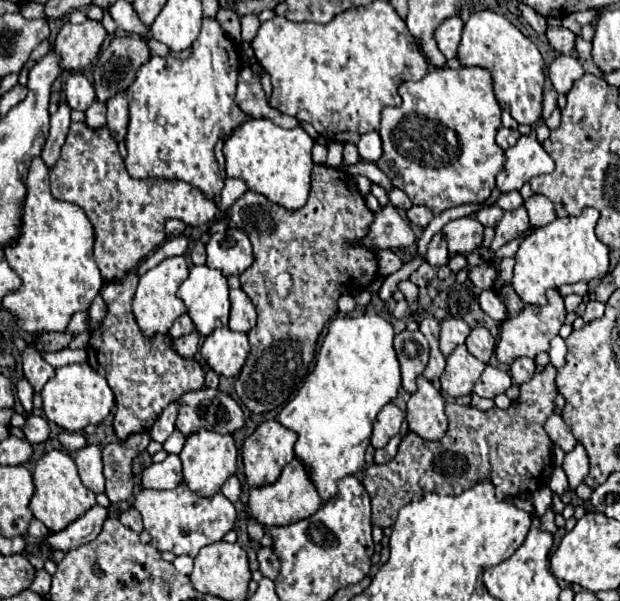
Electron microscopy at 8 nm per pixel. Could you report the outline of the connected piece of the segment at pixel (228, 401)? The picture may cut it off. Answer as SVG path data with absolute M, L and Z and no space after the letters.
M198 389L184 393L178 399L176 429L188 437L200 429L210 429L220 435L232 435L246 425L242 407L220 389Z

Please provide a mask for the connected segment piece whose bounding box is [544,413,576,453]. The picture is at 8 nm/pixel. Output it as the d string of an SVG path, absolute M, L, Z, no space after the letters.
M550 415L550 419L546 421L546 433L548 433L548 437L554 441L554 445L558 445L558 447L562 447L564 449L564 453L570 453L572 449L574 449L574 445L576 445L576 439L574 439L574 435L572 435L572 431L568 429L568 425L562 421L562 417L560 415Z

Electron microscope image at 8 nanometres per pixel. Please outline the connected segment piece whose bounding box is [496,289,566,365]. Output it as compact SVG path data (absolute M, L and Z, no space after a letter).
M550 289L546 293L548 303L542 307L536 305L526 305L524 311L514 317L514 319L506 319L500 325L500 341L496 345L496 359L504 365L512 365L516 357L536 357L542 351L550 349L550 339L558 335L560 327L564 325L564 317L566 317L566 309L564 309L564 299L560 297L560 293L556 289Z

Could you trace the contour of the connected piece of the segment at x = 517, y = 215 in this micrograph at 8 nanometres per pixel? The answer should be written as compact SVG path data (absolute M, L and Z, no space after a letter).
M518 207L514 211L504 213L504 217L500 219L500 225L496 225L496 235L494 235L490 249L492 251L500 249L508 241L512 241L520 233L524 233L528 227L530 227L530 221L528 221L528 213L526 213L524 207Z

